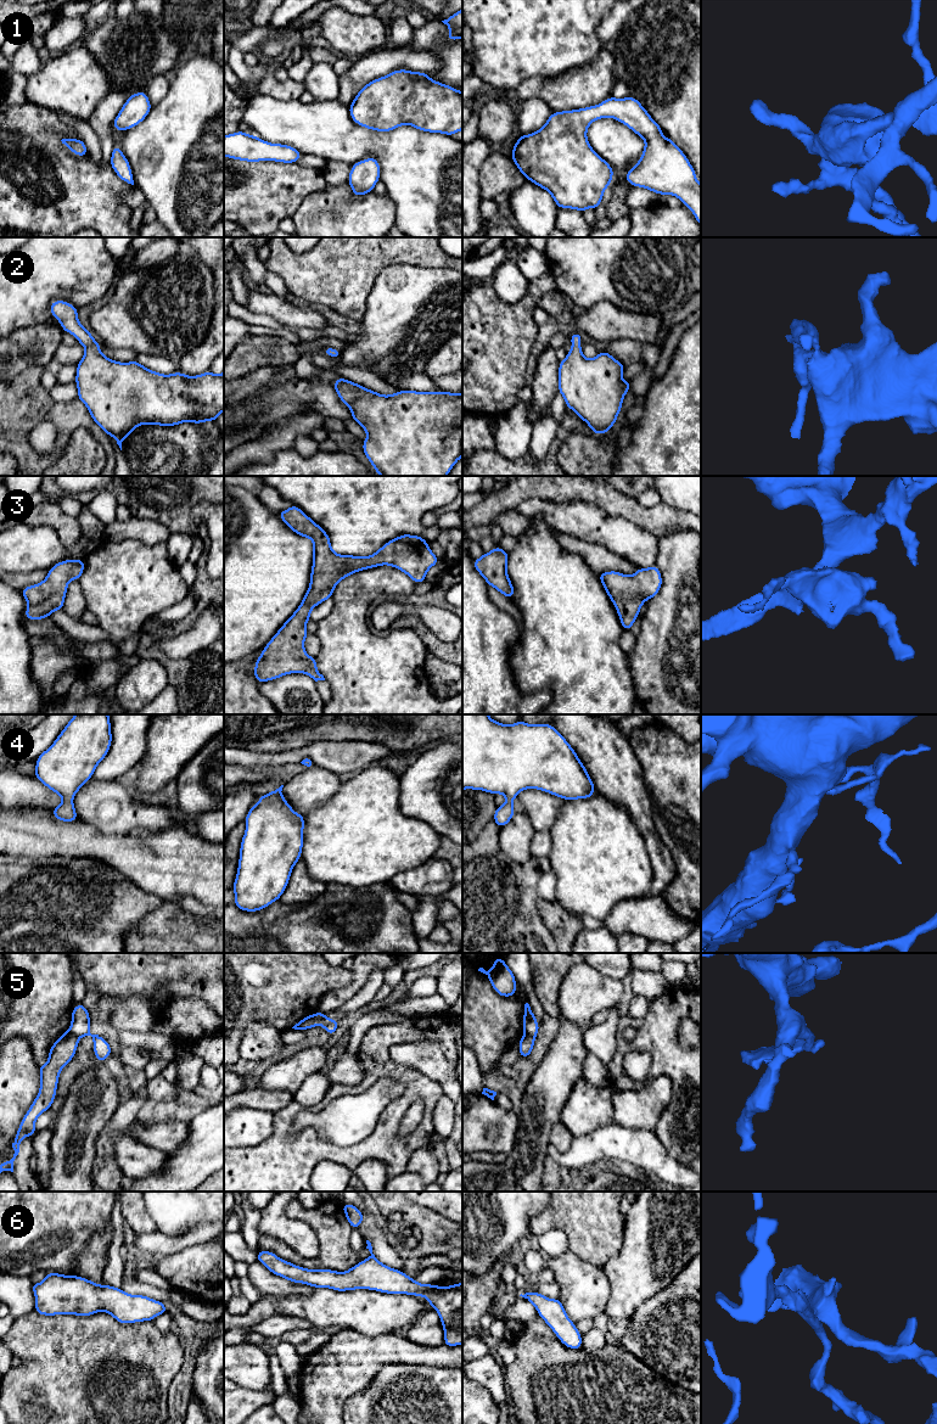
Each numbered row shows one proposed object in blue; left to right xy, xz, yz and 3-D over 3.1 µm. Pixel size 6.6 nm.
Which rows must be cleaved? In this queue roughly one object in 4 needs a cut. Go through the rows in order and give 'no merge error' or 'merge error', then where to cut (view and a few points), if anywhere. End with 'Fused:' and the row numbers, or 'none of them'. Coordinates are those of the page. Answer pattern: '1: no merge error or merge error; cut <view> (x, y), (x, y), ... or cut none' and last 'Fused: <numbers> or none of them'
1: no merge error; cut none
2: no merge error; cut none
3: no merge error; cut none
4: no merge error; cut none
5: merge error; cut xz (314, 1015), (312, 1026)
6: no merge error; cut none
Fused: 5

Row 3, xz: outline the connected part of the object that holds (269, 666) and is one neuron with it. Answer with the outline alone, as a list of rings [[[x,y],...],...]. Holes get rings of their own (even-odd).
[[[298,506],[277,514],[297,534],[313,540],[313,566],[309,588],[292,616],[264,646],[253,674],[258,683],[291,673],[304,673],[315,682],[325,680],[316,669],[316,658],[304,650],[310,611],[332,598],[335,587],[346,577],[367,568],[388,565],[406,573],[416,584],[423,583],[428,570],[441,560],[420,536],[402,534],[370,556],[340,555],[331,549],[329,534]]]

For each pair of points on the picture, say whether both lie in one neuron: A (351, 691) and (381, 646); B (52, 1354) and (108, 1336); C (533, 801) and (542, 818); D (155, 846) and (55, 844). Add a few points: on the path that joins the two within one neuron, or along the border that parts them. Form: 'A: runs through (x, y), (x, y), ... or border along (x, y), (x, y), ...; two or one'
A: runs through (362, 680), (381, 661), (381, 657); one
B: runs through (66, 1354), (91, 1354), (95, 1350); one
C: runs through (537, 805), (542, 809), (542, 814); one
D: runs through (130, 847), (102, 847), (95, 844), (79, 844); one

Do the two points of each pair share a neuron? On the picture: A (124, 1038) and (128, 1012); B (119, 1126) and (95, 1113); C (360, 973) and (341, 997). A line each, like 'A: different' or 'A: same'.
A: different
B: different
C: same

